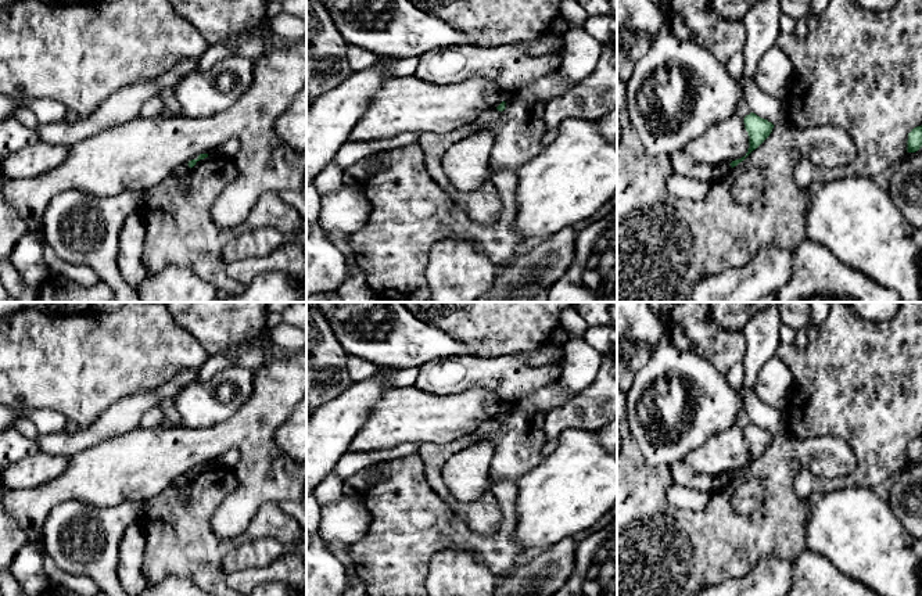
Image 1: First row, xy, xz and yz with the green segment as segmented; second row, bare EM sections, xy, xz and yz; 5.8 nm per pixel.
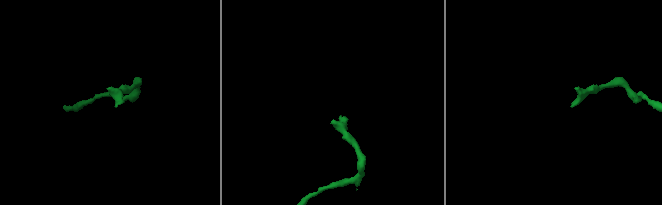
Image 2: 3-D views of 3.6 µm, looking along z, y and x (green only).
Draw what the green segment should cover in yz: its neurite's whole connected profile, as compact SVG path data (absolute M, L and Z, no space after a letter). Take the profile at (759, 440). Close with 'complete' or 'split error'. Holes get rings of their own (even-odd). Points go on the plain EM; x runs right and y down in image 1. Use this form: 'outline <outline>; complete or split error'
outline M750 423L743 428L745 439L749 446L749 459L745 467L732 471L729 475L731 478L736 477L742 473L753 460L756 460L771 444L774 435L767 430L757 427L756 424Z; complete

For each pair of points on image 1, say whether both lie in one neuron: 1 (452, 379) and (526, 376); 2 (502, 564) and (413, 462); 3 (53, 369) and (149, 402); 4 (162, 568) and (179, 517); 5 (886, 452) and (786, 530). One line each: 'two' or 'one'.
1: one
2: one
3: two
4: one
5: two

